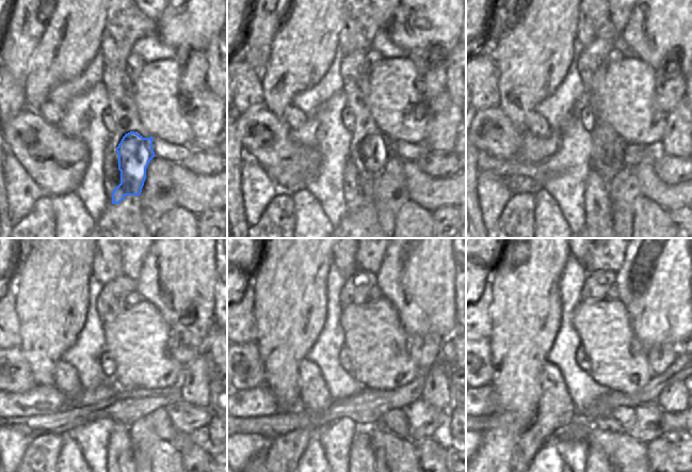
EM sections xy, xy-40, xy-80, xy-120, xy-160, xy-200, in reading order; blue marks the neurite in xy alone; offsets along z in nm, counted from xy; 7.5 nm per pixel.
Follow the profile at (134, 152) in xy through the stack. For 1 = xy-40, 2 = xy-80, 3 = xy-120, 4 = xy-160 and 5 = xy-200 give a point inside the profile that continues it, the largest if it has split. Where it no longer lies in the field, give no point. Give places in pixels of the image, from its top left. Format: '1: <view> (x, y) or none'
1: xy-40 (371, 155)
2: xy-80 (608, 158)
3: xy-120 (122, 455)
4: xy-160 (360, 455)
5: xy-200 (595, 455)

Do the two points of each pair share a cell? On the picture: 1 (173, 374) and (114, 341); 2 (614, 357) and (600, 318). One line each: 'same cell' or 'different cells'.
1: same cell
2: same cell

